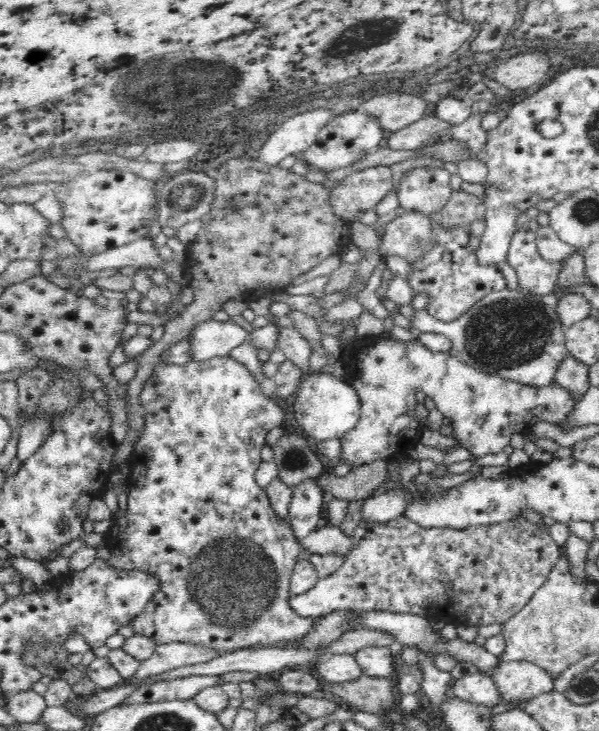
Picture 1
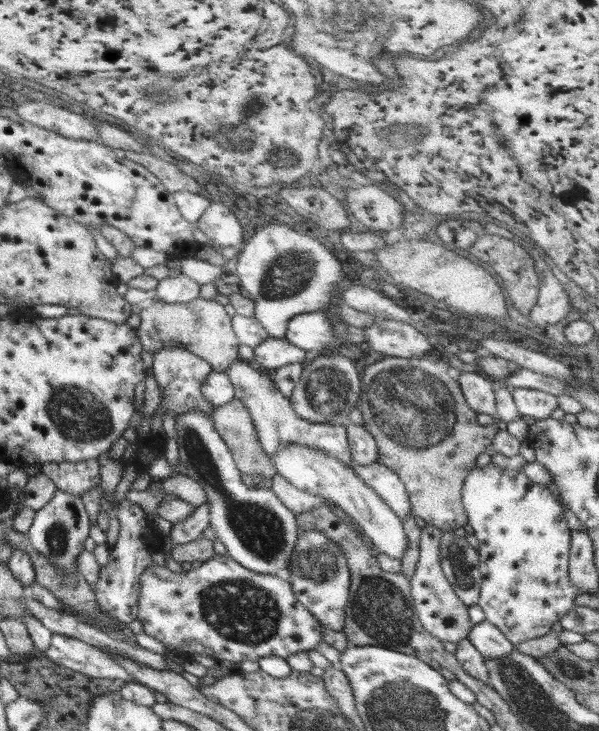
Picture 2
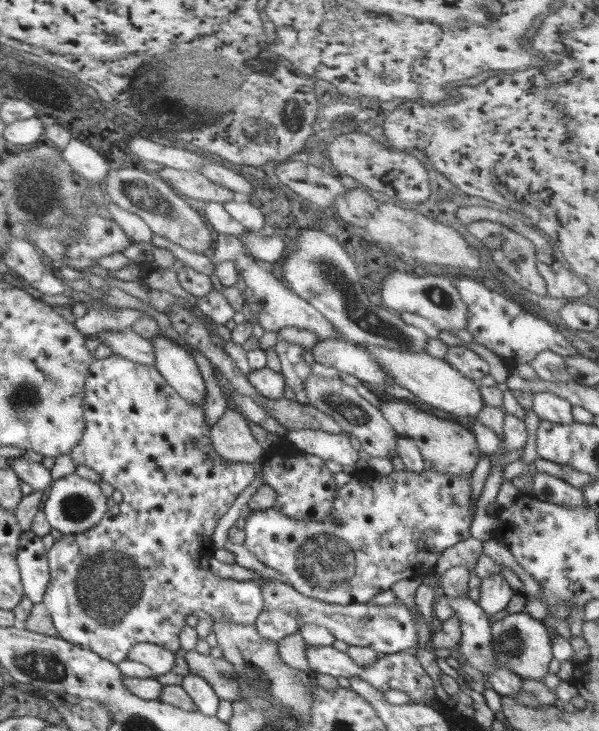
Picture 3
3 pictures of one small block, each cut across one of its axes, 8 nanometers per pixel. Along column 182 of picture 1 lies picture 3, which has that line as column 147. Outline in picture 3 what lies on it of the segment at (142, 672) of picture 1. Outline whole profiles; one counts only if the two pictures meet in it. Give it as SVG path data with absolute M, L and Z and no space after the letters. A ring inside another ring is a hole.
M136 642L127 654L127 659L141 662L152 670L154 676L164 675L174 668L175 653L163 646L149 642Z

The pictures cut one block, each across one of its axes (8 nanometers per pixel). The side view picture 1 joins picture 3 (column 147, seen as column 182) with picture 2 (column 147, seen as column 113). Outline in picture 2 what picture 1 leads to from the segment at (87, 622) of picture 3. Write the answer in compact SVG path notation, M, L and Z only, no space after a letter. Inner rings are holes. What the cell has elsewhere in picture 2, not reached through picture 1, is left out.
M120 500L118 504L118 522L120 531L115 545L110 547L108 564L100 567L99 577L96 583L96 602L118 622L128 624L137 619L138 615L138 586L140 575L152 565L150 553L162 552L164 548L160 542L164 534L149 524L148 515L144 510L130 500Z

